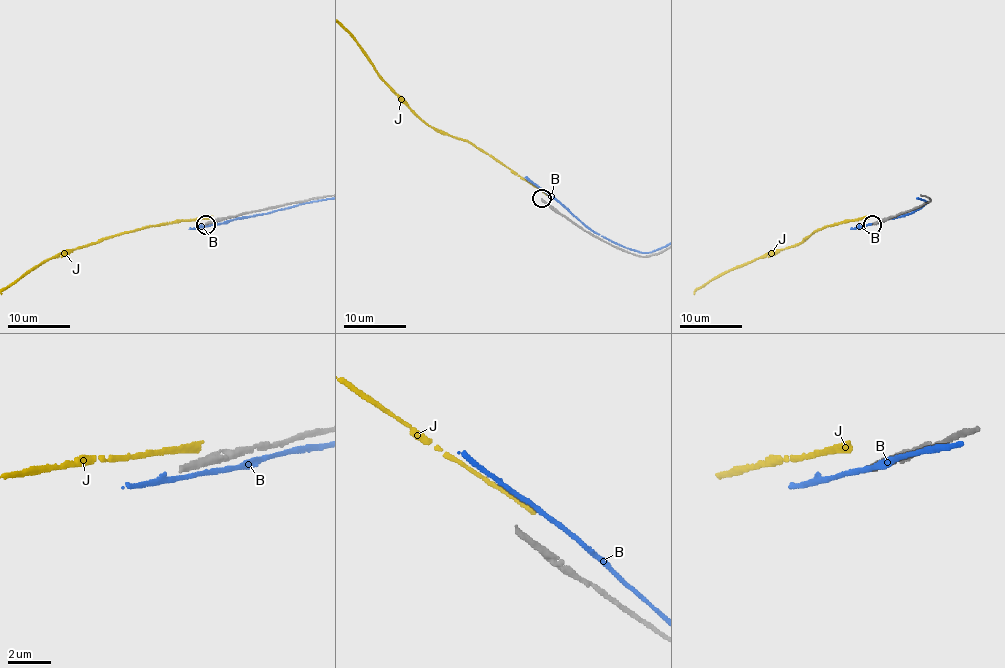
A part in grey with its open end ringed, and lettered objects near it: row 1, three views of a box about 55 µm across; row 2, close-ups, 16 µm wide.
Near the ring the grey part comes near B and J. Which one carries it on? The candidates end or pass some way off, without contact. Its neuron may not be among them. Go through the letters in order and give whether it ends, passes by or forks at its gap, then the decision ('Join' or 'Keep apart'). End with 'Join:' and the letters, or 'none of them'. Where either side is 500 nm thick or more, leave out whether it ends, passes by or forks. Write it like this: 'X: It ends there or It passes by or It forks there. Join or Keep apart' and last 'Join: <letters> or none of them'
B: It passes by. Keep apart
J: It ends there. Keep apart
Join: none of them

